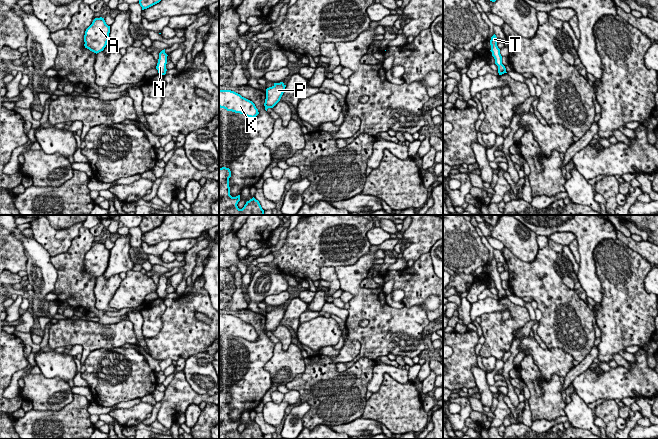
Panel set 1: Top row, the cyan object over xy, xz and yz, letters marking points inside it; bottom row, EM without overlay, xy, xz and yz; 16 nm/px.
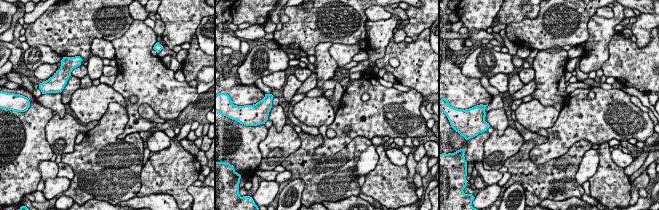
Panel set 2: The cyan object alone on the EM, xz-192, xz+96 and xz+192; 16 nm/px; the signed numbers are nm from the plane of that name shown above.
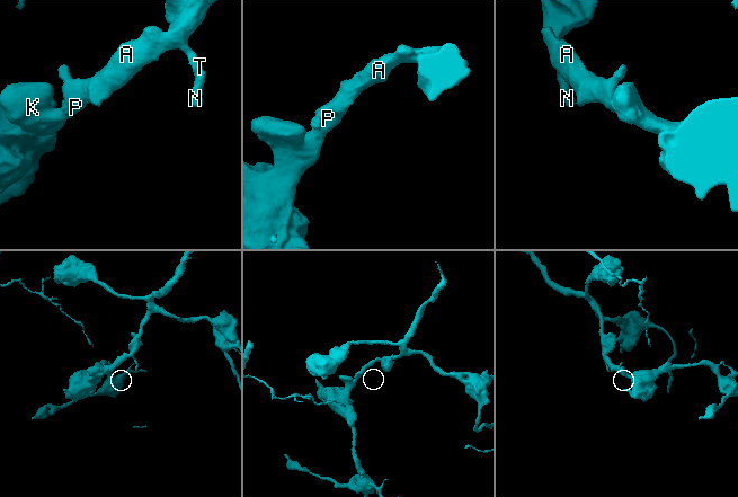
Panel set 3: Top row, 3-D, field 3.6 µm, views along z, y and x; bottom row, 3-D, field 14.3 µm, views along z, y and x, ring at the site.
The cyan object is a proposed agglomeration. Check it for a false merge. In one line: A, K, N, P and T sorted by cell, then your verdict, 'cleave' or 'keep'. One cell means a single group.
groups A K N P T; keep

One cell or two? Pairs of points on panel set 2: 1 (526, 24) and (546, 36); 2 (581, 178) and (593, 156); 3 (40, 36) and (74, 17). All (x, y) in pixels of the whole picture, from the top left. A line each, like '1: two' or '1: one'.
1: one
2: one
3: one

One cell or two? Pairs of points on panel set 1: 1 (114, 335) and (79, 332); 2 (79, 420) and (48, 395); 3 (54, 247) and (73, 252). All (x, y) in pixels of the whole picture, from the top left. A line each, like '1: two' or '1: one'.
1: one
2: two
3: two

